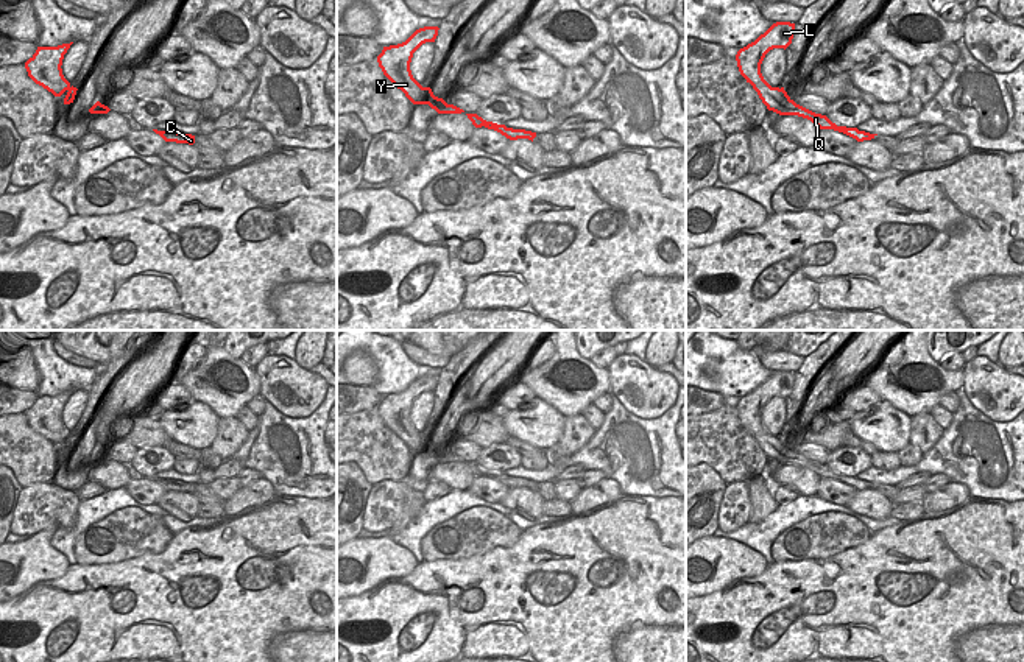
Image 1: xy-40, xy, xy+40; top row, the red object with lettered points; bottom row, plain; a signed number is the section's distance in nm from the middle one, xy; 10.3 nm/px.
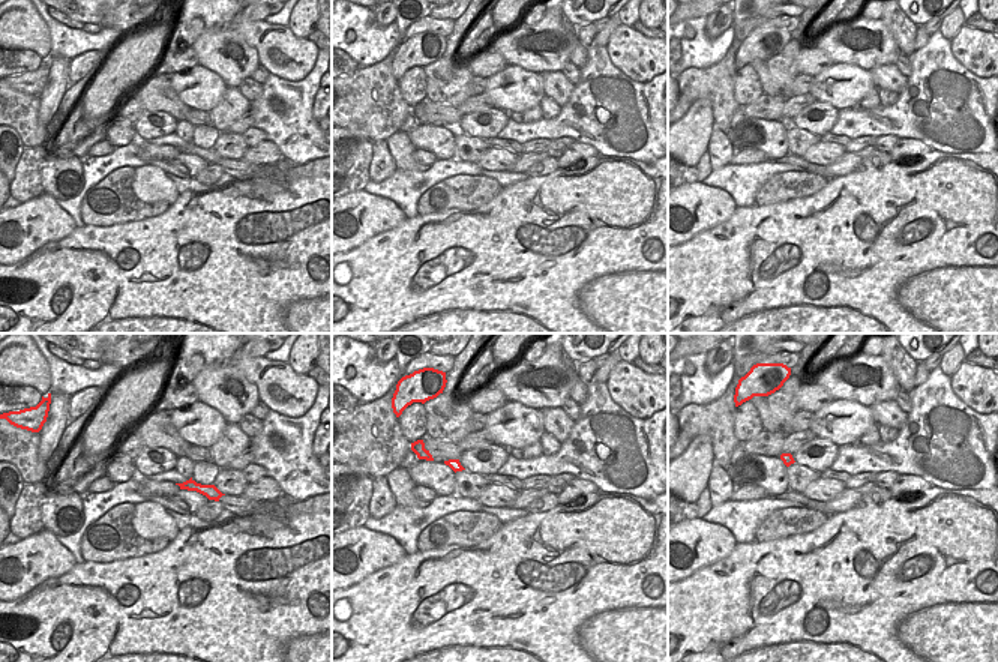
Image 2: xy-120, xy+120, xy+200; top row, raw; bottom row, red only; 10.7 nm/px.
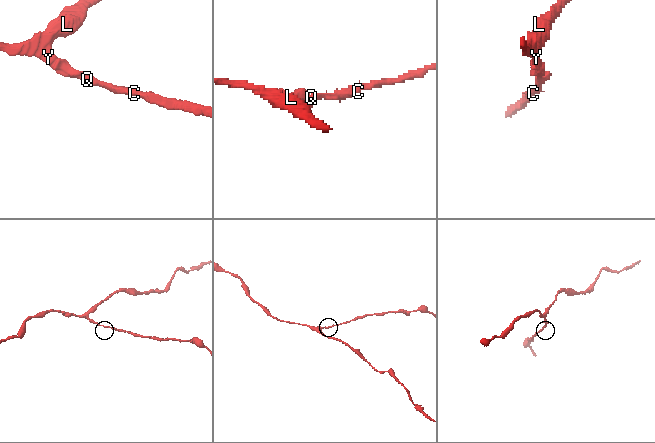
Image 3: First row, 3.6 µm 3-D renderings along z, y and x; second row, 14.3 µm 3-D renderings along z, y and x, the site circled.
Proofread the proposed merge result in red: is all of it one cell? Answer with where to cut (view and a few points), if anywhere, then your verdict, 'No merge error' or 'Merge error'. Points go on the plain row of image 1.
No split. No merge error.

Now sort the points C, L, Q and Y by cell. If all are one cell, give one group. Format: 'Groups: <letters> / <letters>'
Groups: C L Q Y.

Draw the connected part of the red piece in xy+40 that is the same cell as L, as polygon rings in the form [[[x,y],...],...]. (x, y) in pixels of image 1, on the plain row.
[[[776,371],[754,391],[740,397],[736,403],[740,424],[753,435],[768,460],[779,464],[798,464],[810,469],[820,478],[834,478],[843,481],[857,491],[871,489],[877,483],[859,480],[857,477],[837,475],[826,464],[815,463],[796,453],[784,439],[784,436],[772,436],[761,422],[761,413],[765,403],[773,397],[787,397],[792,393],[795,372]]]

